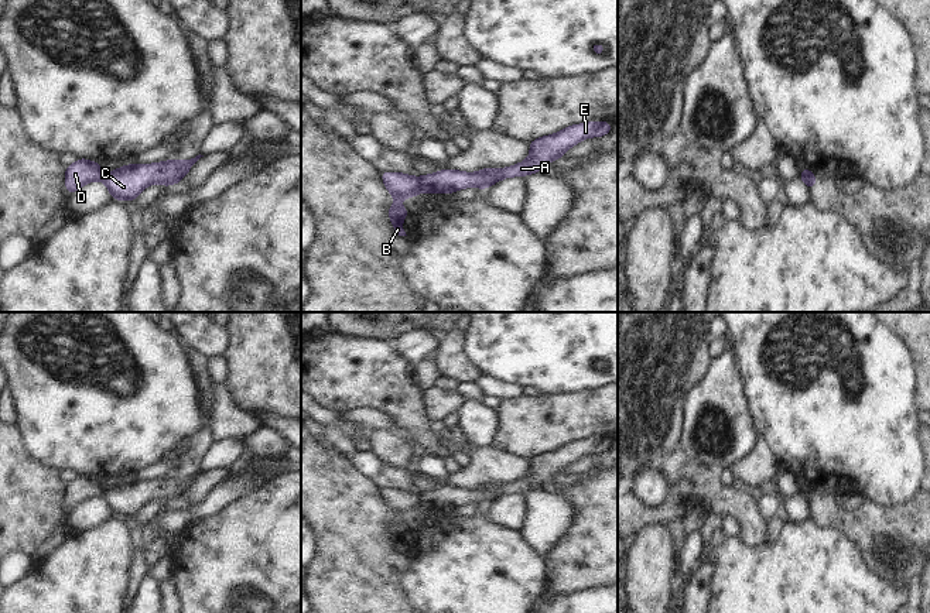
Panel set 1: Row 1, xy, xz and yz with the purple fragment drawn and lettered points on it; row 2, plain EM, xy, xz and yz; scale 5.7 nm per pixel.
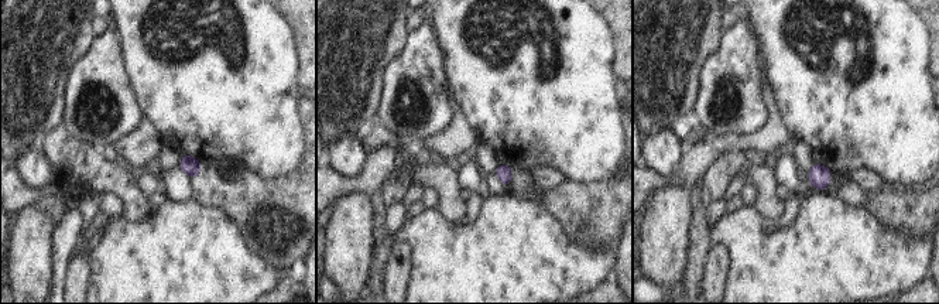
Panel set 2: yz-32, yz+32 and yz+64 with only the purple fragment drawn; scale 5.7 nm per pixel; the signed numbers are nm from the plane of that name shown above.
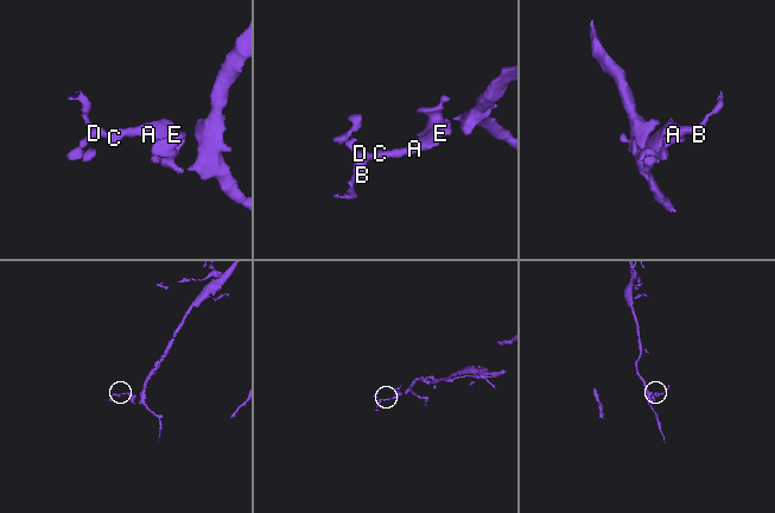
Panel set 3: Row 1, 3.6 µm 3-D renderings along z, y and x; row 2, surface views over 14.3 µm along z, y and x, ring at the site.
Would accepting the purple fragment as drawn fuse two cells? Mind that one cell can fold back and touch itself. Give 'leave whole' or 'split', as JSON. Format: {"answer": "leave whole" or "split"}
{"answer": "split"}

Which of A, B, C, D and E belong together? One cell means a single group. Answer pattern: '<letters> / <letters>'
A C E / B D

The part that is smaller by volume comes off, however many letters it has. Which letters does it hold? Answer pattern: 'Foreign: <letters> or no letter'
Foreign: B, D

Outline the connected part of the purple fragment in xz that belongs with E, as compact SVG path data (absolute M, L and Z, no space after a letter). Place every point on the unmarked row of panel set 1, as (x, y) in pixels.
M587 438L572 441L555 451L544 452L530 458L530 472L526 477L507 484L483 484L478 489L462 489L458 486L441 486L418 494L420 508L454 510L457 506L478 503L482 507L495 499L509 493L537 490L547 479L565 473L564 469L588 453L602 453L611 449L612 439Z

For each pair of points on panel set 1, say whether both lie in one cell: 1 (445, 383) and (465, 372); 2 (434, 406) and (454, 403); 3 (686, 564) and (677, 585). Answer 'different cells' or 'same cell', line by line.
1: different cells
2: same cell
3: same cell

